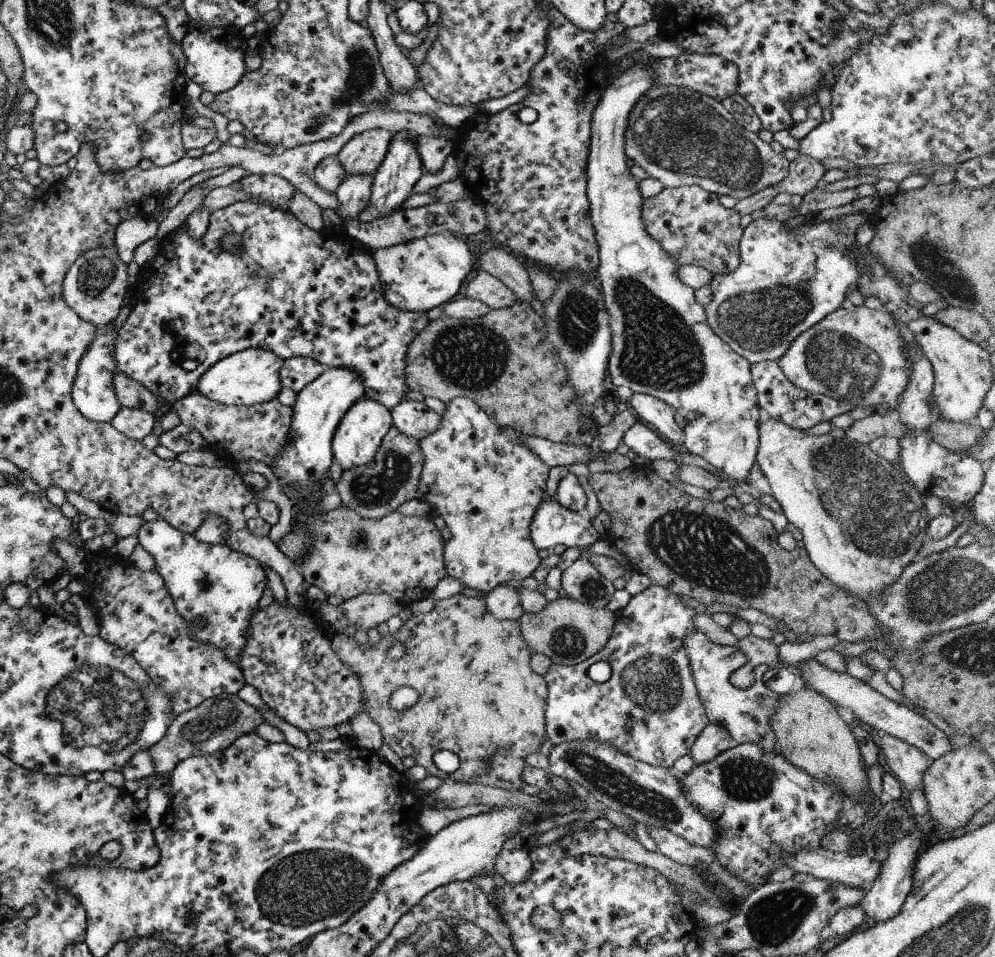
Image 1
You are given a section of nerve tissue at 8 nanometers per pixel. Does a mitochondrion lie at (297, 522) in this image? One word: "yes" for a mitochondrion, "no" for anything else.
no

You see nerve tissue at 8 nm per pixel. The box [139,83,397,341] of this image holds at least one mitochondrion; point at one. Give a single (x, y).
(251, 275)

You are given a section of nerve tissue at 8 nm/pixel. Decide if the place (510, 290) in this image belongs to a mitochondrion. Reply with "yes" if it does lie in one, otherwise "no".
no

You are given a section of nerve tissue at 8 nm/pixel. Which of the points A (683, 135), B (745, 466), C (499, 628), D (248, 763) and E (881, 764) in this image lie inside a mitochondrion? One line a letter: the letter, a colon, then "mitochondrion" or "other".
A: mitochondrion
B: other
C: other
D: other
E: other

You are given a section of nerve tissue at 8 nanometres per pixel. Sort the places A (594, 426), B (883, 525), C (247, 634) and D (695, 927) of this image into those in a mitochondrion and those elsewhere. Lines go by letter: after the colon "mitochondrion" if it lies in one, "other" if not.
A: other
B: mitochondrion
C: other
D: other

